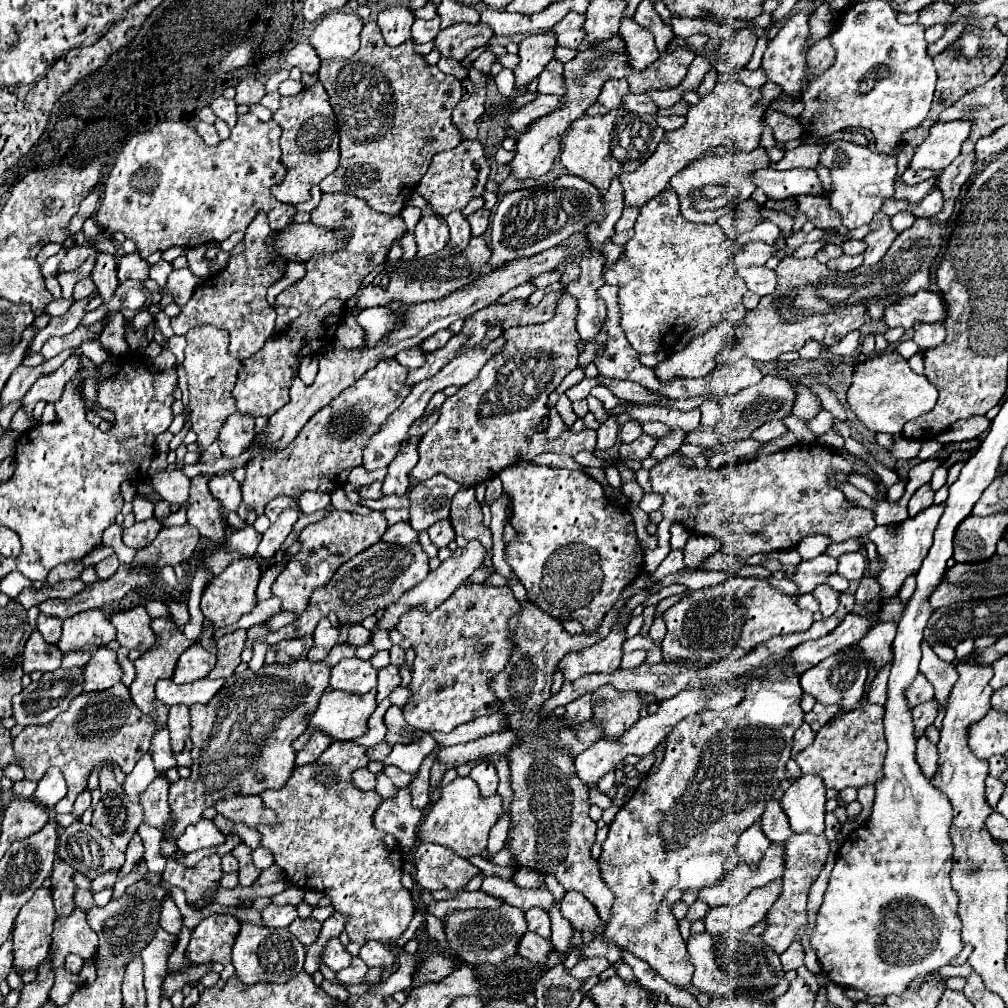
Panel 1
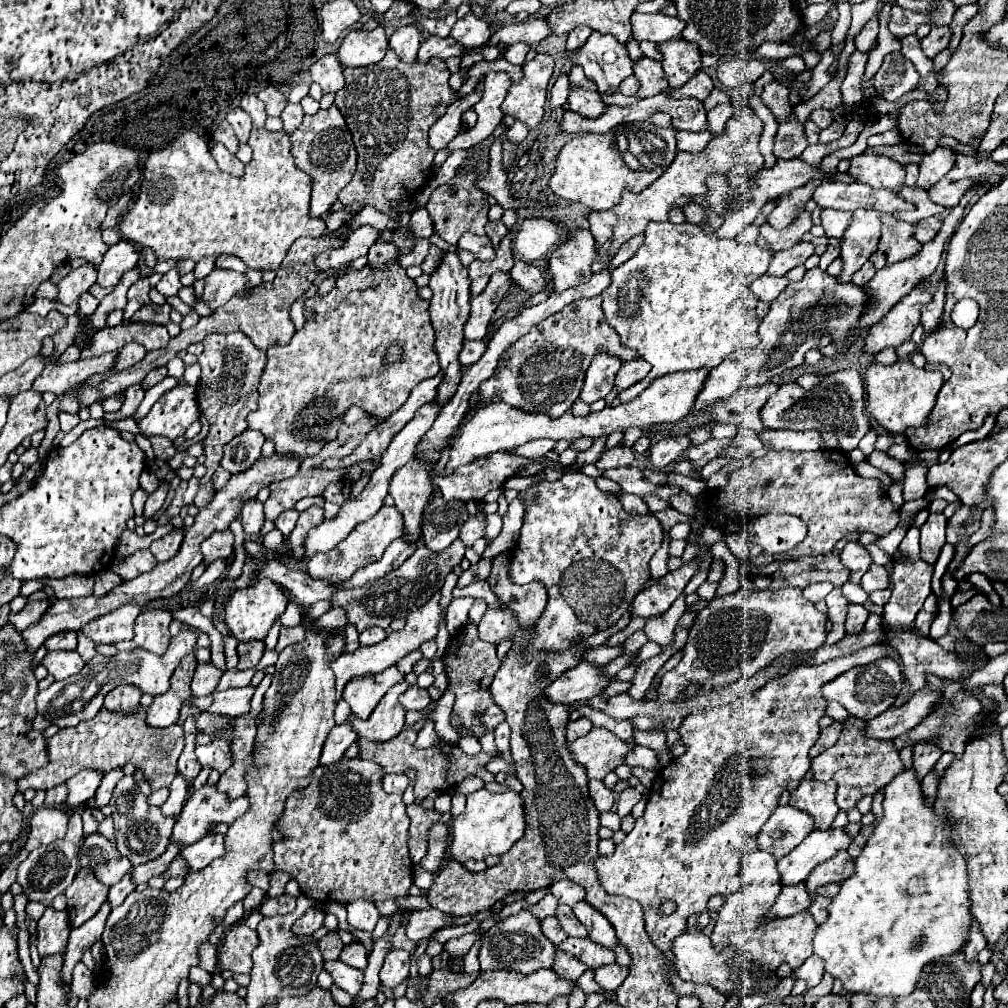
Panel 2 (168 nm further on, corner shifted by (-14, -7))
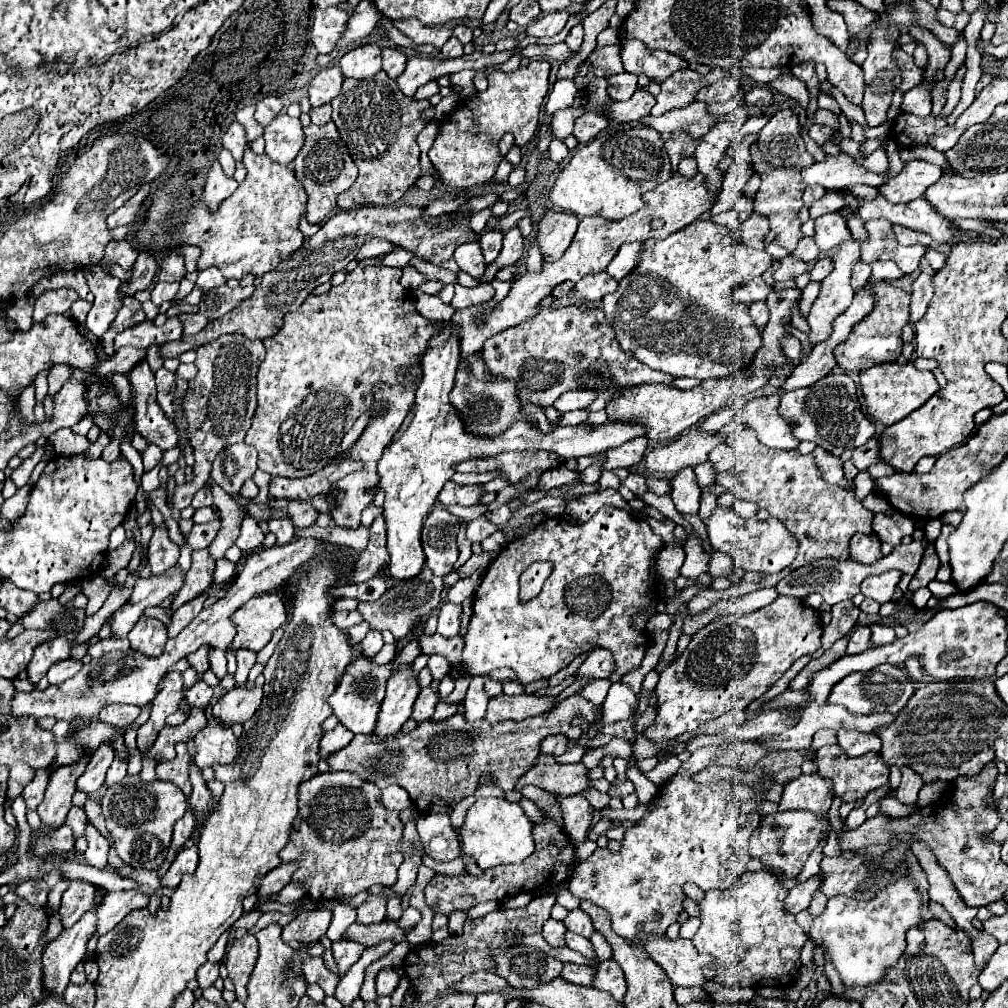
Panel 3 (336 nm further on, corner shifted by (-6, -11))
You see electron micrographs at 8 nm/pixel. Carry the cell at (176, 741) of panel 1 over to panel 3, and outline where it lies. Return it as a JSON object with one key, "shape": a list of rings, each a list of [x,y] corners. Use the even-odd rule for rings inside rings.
{"shape":[[[178,743],[176,745],[176,757],[168,763],[158,763],[156,775],[162,781],[170,781],[170,783],[178,785],[186,795],[190,795],[190,779],[188,779],[190,761],[192,761],[192,757],[186,749],[186,743]]]}

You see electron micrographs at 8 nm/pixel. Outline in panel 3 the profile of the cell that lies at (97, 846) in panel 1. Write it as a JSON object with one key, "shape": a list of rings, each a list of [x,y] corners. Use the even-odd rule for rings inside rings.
{"shape":[[[88,823],[86,825],[86,839],[88,839],[88,849],[82,853],[84,857],[84,863],[92,865],[92,867],[98,867],[98,869],[104,869],[108,865],[108,841]]]}

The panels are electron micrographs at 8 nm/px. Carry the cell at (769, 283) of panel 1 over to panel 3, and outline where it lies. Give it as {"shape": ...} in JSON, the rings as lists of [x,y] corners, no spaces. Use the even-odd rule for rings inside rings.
{"shape":[[[754,277],[754,279],[750,279],[742,285],[736,285],[734,287],[734,297],[736,297],[736,301],[742,301],[742,303],[750,305],[754,301],[764,301],[770,291],[772,291],[772,287],[766,285],[762,277]]]}

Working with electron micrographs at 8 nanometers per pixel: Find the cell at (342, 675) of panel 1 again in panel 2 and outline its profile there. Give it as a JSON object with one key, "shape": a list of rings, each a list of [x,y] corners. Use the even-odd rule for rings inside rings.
{"shape":[[[390,667],[376,675],[364,675],[346,683],[342,699],[350,705],[354,717],[368,719],[374,707],[384,697],[384,693],[402,679],[404,679],[404,673],[400,673],[398,667]]]}

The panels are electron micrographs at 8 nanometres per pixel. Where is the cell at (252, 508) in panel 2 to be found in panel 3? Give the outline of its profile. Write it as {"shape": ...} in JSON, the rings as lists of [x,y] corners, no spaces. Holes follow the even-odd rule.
{"shape":[[[244,513],[242,523],[240,523],[240,537],[236,541],[236,545],[242,551],[250,551],[250,549],[258,549],[264,541],[264,533],[260,531],[256,519],[250,513]]]}

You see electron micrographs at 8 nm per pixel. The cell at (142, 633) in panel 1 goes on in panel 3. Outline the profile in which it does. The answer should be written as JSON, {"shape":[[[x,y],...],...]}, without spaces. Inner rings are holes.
{"shape":[[[140,617],[134,629],[128,633],[130,647],[148,657],[158,657],[164,649],[166,639],[166,627],[152,617]]]}

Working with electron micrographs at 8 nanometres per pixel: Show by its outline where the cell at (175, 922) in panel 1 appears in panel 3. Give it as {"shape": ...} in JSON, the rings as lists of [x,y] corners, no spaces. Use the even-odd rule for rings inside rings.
{"shape":[[[206,961],[206,963],[198,969],[198,977],[196,977],[196,981],[198,981],[200,989],[210,987],[216,979],[218,979],[218,965],[214,965],[214,963]]]}

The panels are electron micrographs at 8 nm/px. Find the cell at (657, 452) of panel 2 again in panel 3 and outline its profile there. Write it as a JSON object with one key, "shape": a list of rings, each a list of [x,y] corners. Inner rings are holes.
{"shape":[[[694,429],[684,433],[680,439],[656,447],[646,453],[646,469],[652,475],[672,477],[686,465],[698,465],[708,459],[708,453],[724,441],[722,435],[704,435]]]}

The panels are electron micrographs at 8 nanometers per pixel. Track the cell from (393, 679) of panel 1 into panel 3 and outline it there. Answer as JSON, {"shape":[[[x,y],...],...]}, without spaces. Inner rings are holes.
{"shape":[[[422,689],[420,695],[418,695],[418,699],[416,699],[416,703],[414,703],[412,719],[418,721],[418,723],[430,719],[432,713],[434,713],[436,703],[438,703],[438,693],[436,693],[436,689]]]}

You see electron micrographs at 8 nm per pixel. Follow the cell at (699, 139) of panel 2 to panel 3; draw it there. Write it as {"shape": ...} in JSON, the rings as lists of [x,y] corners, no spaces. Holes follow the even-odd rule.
{"shape":[[[680,157],[680,163],[678,163],[678,171],[684,175],[684,177],[692,177],[692,173],[696,173],[696,161],[694,157]]]}

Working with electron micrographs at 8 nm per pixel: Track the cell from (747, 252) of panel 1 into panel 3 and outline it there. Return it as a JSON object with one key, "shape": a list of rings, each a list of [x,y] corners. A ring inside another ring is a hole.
{"shape":[[[804,237],[804,239],[800,239],[800,243],[798,243],[798,247],[794,249],[792,255],[802,259],[802,261],[814,261],[814,259],[820,257],[820,249],[816,247],[812,237]]]}

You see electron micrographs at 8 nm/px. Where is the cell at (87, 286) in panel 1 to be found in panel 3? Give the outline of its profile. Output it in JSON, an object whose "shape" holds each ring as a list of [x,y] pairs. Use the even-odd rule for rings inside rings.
{"shape":[[[78,299],[76,303],[72,303],[72,307],[70,307],[70,315],[78,321],[78,323],[84,323],[84,319],[86,319],[86,315],[88,315],[88,311],[90,311],[90,303],[88,301],[84,301],[84,299]]]}

